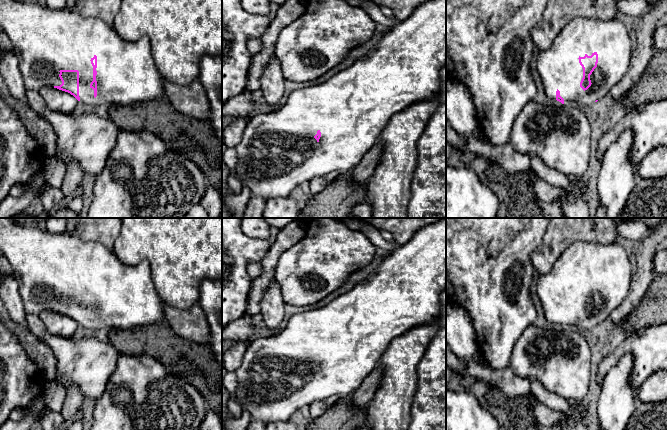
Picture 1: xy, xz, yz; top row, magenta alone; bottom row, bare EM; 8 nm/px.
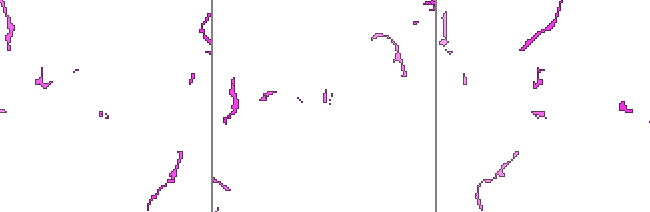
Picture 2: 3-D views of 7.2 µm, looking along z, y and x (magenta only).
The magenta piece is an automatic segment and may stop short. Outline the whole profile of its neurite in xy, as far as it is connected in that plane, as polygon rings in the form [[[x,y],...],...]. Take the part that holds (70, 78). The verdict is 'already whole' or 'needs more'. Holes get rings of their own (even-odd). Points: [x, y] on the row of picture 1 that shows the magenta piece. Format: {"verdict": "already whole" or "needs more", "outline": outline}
{"verdict": "needs more", "outline": [[[0,0],[0,28],[4,31],[13,45],[13,51],[18,57],[19,68],[24,80],[26,89],[39,91],[42,87],[50,86],[65,91],[73,95],[78,101],[90,106],[99,105],[131,105],[140,102],[165,97],[164,79],[161,76],[152,55],[150,39],[143,36],[135,41],[125,41],[115,31],[99,18],[84,17],[69,9],[52,10],[46,6],[40,6],[36,2],[29,0]]]}

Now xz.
{"verdict": "needs more", "outline": [[[430,0],[416,7],[412,15],[396,26],[390,28],[377,41],[375,47],[365,56],[358,59],[352,66],[335,74],[323,84],[303,88],[292,92],[287,102],[276,111],[258,114],[250,117],[250,120],[244,130],[241,142],[235,147],[238,164],[231,171],[242,184],[242,187],[248,187],[251,197],[261,197],[266,201],[270,198],[286,198],[291,196],[294,188],[299,187],[304,182],[309,182],[317,176],[327,175],[331,172],[344,174],[350,172],[363,158],[365,153],[371,149],[379,140],[379,137],[392,116],[408,108],[412,104],[420,101],[430,100],[439,92],[441,83],[440,73],[446,66],[446,0]]]}

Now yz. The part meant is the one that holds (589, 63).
{"verdict": "needs more", "outline": [[[580,17],[570,21],[560,31],[548,50],[540,52],[536,61],[536,68],[542,80],[544,92],[549,99],[557,100],[562,104],[583,107],[594,104],[609,95],[610,90],[628,72],[633,50],[629,30],[617,18],[602,20]]]}

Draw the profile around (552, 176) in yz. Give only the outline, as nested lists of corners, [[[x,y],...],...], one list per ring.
[[[530,154],[530,168],[536,173],[536,175],[548,184],[560,187],[566,192],[572,190],[572,183],[568,176],[560,171],[547,166],[542,159],[536,154]]]

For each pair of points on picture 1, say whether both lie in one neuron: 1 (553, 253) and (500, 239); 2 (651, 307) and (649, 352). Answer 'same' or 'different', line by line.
1: different
2: different

